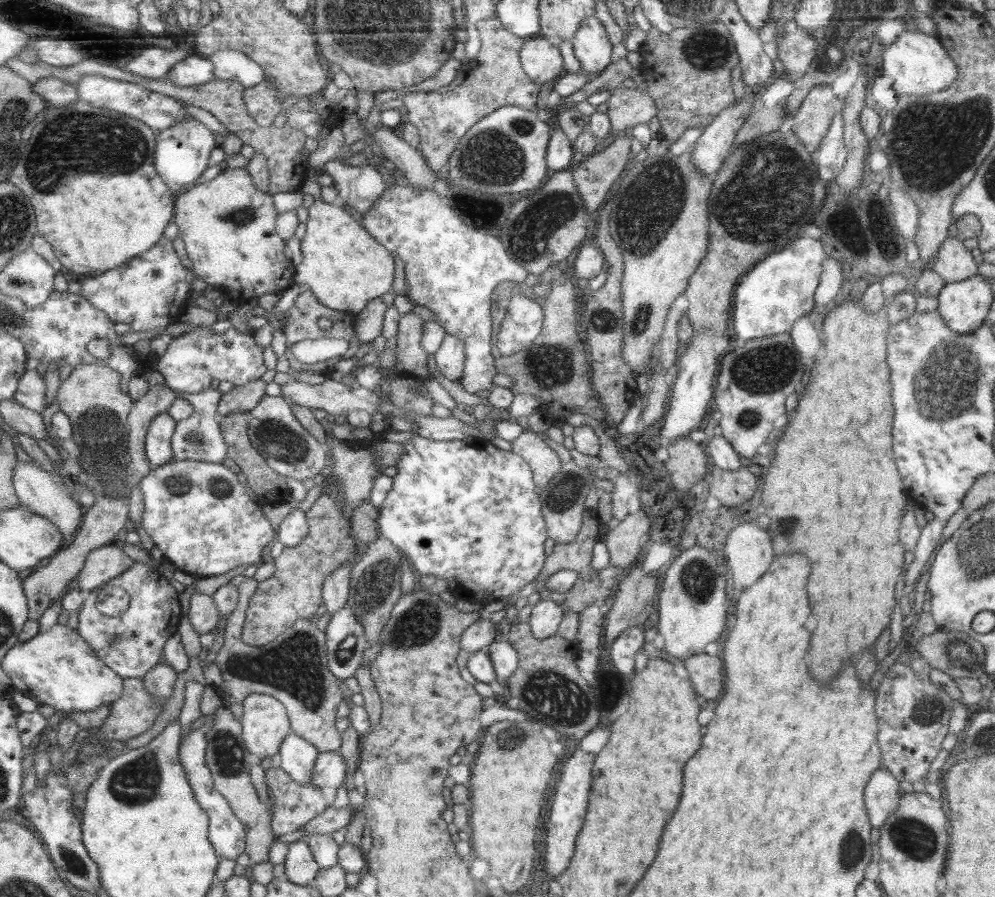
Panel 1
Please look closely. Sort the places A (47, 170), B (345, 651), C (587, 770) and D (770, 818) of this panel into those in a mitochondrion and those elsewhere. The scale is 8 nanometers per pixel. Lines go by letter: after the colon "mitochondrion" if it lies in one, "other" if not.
A: mitochondrion
B: mitochondrion
C: other
D: other

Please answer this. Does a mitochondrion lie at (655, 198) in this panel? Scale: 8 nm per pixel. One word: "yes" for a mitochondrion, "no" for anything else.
yes

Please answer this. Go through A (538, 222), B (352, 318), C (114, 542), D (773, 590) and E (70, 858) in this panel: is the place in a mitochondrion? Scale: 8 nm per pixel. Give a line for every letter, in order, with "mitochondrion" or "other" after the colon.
A: mitochondrion
B: other
C: other
D: other
E: mitochondrion

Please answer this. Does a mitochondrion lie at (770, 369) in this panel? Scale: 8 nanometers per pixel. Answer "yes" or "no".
yes

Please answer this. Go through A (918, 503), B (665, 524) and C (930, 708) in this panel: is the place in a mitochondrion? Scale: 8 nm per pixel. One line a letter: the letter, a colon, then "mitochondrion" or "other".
A: other
B: other
C: mitochondrion

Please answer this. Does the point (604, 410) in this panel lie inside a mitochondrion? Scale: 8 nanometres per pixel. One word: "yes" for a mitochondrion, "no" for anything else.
no

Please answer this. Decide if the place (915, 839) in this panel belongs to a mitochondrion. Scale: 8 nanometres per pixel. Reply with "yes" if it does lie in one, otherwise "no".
yes

